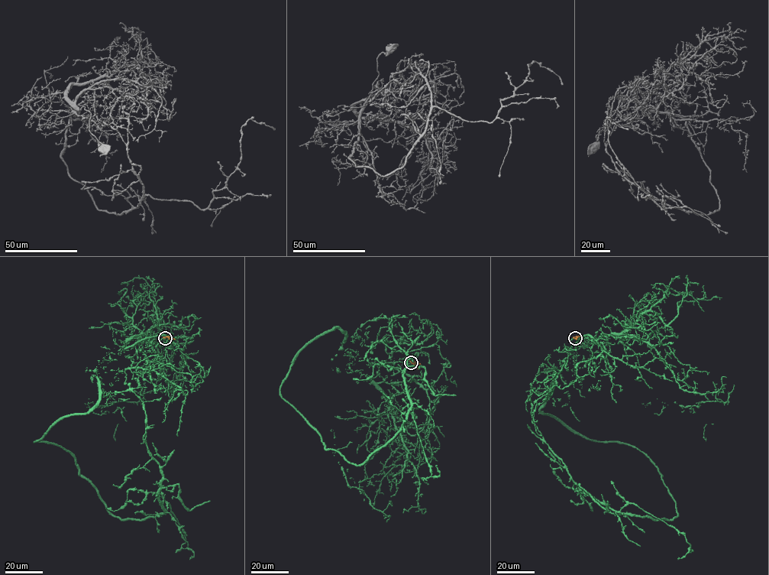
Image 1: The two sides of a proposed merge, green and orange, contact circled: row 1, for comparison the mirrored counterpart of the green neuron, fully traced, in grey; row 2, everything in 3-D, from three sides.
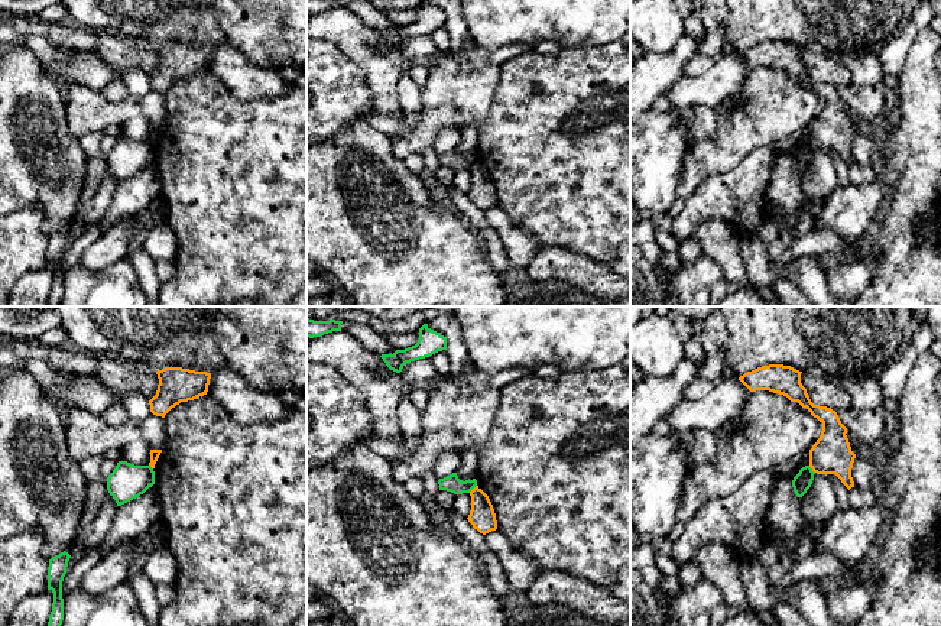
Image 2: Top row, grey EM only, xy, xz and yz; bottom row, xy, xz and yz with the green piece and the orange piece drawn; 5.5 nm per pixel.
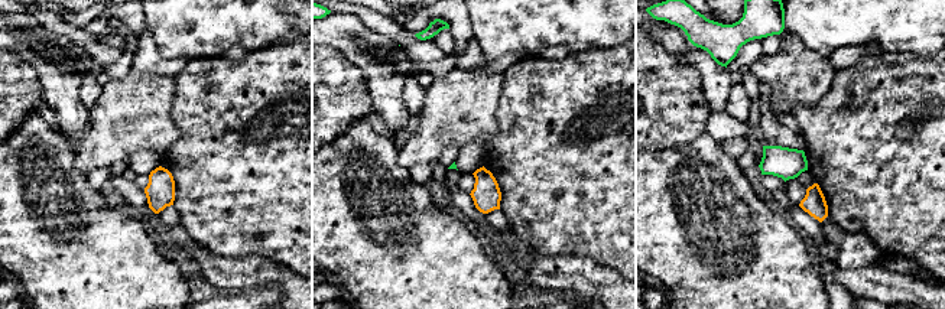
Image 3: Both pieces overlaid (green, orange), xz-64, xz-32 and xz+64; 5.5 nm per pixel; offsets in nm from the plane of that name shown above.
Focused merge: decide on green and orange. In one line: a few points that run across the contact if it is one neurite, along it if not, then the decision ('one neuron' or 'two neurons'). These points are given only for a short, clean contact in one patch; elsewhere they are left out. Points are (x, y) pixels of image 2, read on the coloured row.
line xz (476, 485), (469, 492); two neurons

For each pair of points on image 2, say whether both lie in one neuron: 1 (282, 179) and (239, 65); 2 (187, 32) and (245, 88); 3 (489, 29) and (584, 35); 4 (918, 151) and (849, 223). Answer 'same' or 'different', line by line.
1: different
2: different
3: same
4: different

